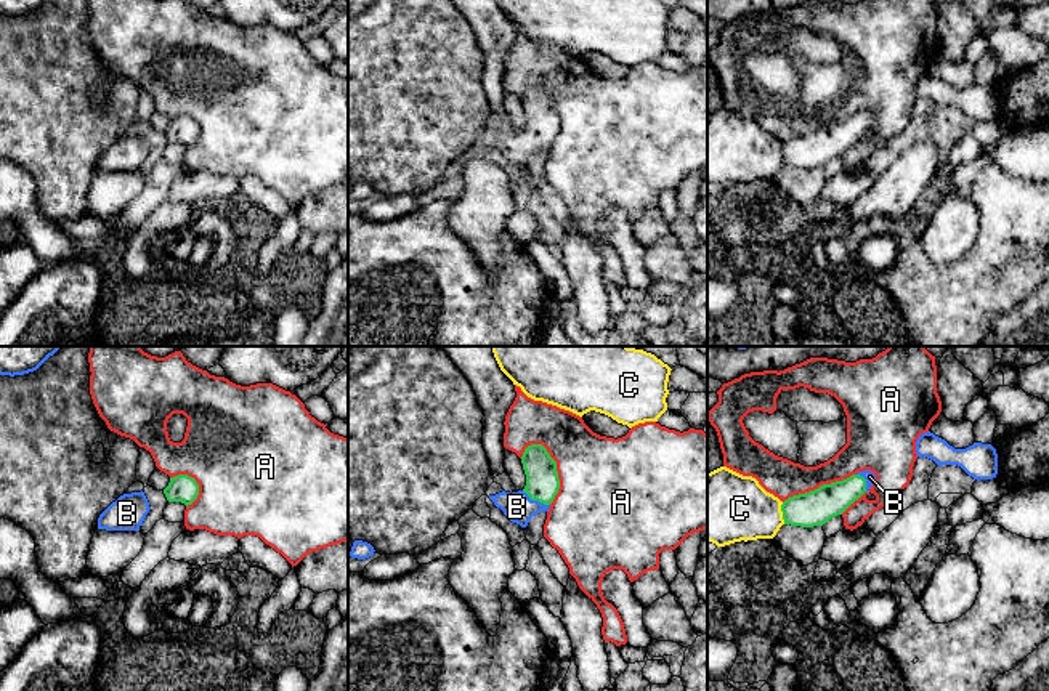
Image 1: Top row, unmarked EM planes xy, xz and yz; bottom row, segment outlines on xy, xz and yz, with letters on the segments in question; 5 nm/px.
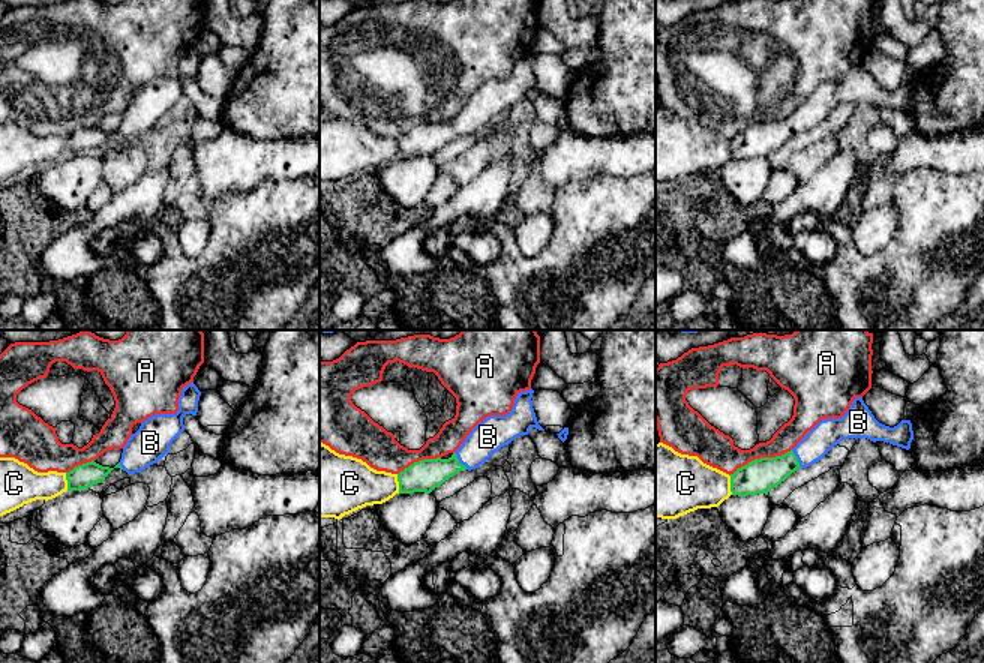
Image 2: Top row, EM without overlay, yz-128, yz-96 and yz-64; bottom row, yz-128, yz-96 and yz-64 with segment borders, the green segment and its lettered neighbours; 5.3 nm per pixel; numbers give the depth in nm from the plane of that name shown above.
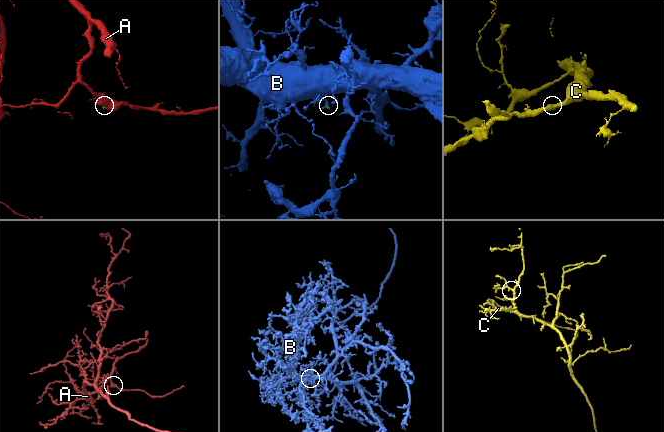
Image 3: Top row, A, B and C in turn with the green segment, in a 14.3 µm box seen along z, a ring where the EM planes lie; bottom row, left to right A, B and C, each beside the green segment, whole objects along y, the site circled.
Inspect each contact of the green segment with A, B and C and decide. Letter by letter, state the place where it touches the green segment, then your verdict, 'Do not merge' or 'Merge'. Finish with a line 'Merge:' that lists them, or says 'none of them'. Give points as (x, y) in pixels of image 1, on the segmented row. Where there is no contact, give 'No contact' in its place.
A: Touches green at xz (555, 470). Do not merge
B: Touches green at xz (536, 499). Merge
C: Touches green at yz (783, 513). Do not merge
Merge: B

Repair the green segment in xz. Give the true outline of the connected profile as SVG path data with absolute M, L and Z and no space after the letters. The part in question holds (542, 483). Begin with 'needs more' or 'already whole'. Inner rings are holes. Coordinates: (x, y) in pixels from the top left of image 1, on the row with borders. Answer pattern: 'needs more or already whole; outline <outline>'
needs more; outline M542 444L528 446L521 463L526 475L524 489L512 494L502 491L489 495L489 499L512 523L526 527L534 515L549 511L550 503L558 494L560 479L557 462Z

